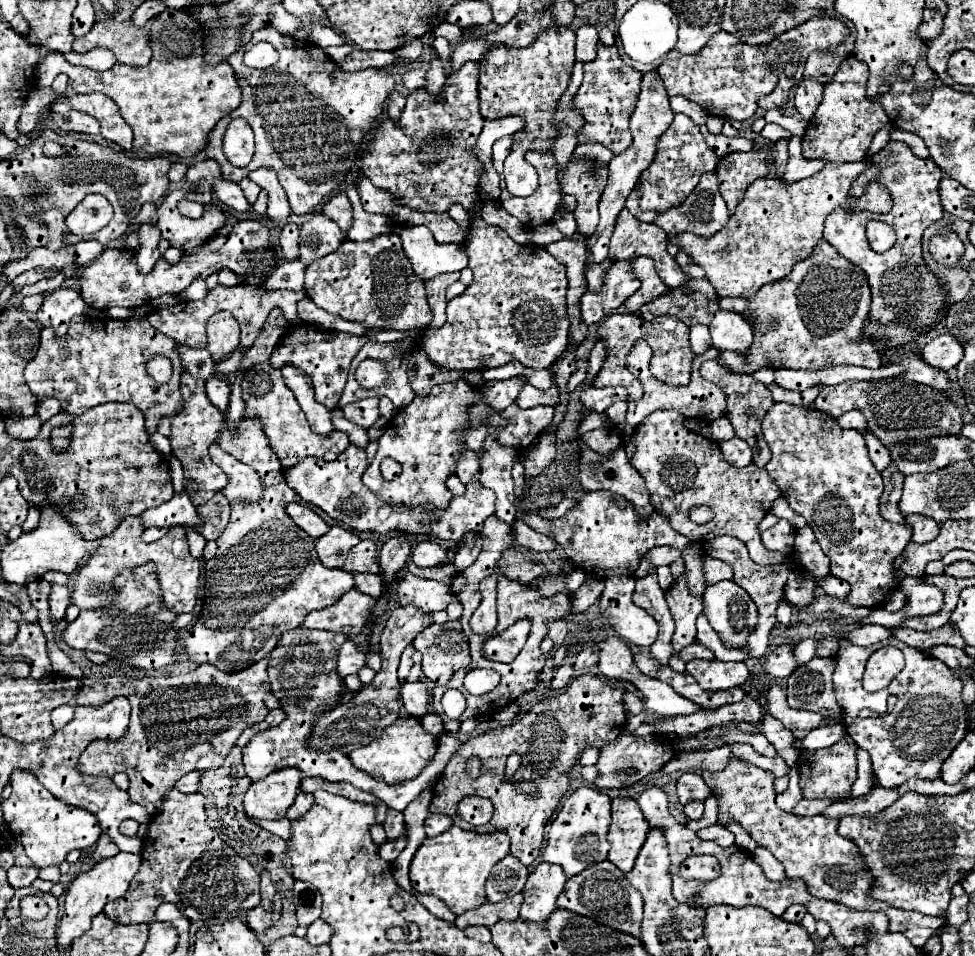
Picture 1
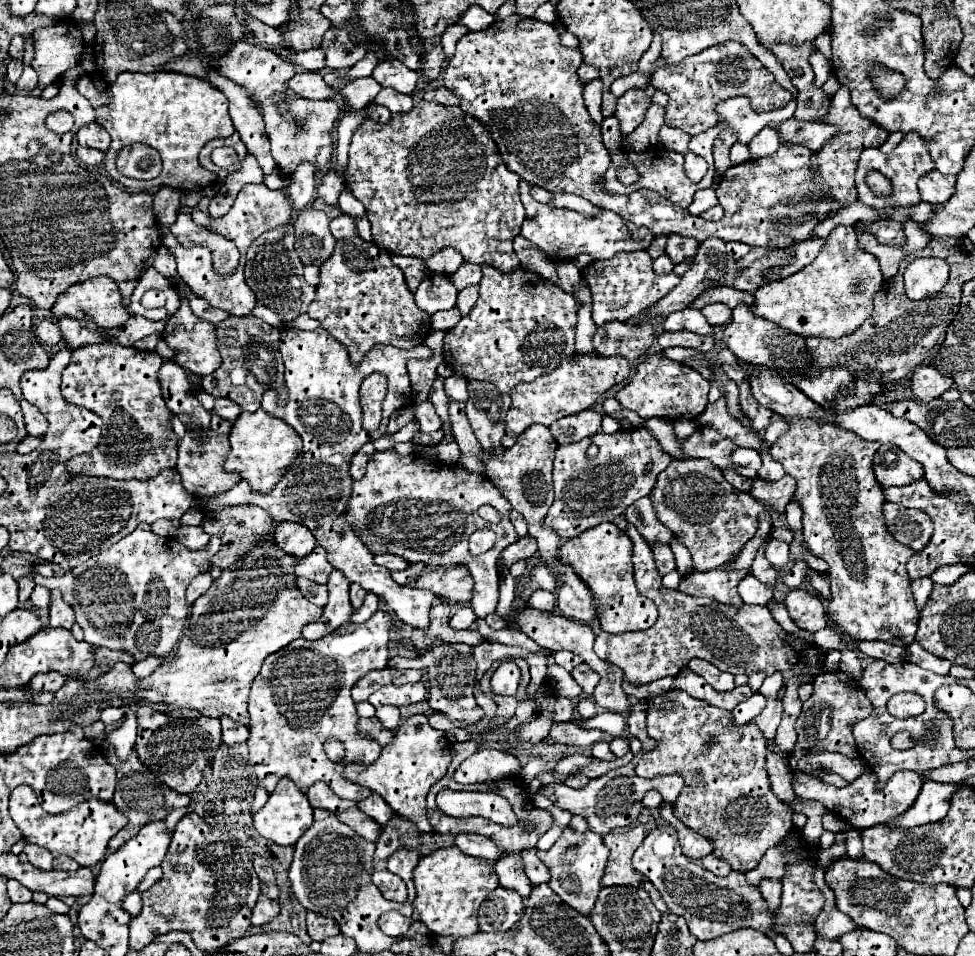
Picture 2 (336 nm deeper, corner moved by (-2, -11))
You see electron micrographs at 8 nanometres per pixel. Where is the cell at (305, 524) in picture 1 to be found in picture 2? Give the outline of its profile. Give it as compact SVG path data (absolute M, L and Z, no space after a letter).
M280 522L276 526L276 532L274 532L274 542L286 554L292 554L292 556L298 556L298 558L306 556L316 546L314 534L298 522Z

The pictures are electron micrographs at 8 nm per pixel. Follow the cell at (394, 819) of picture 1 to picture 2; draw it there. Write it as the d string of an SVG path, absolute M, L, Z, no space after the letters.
M372 794L370 798L358 802L358 808L364 814L368 814L372 820L376 820L380 826L386 826L390 822L390 818L394 816L394 810L390 810L386 800L382 800L382 796L378 796L378 794Z

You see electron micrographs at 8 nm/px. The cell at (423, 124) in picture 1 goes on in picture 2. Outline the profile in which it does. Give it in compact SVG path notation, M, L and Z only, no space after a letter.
M418 100L410 112L392 114L392 120L388 124L380 124L372 118L366 118L352 136L350 162L348 162L348 170L346 170L346 188L366 206L368 220L372 224L374 244L378 244L380 248L384 248L388 252L402 254L402 256L416 256L416 258L426 260L440 248L452 246L464 256L466 262L492 264L492 266L500 268L502 272L512 272L520 264L512 250L512 238L520 232L520 226L526 216L524 204L520 202L520 196L518 196L518 182L520 182L520 176L516 172L510 172L506 168L506 164L502 164L502 158L498 156L498 148L496 148L490 132L486 132L486 128L482 128L482 124L478 124L478 120L474 116L462 112L462 108L458 108L458 106L446 108L444 104L434 104L434 102L426 102L426 100Z

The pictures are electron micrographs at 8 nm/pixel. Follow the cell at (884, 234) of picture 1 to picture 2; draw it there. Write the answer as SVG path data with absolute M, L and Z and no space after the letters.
M836 226L812 264L784 280L758 288L750 310L754 316L780 324L788 332L804 338L840 338L854 332L870 316L874 308L872 298L878 288L882 288L878 258L856 246L852 226Z

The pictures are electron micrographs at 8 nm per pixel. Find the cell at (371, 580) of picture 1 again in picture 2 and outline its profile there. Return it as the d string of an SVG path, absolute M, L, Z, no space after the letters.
M350 584L350 602L352 606L358 610L364 602L364 596L366 596L366 590L360 586L360 584Z

